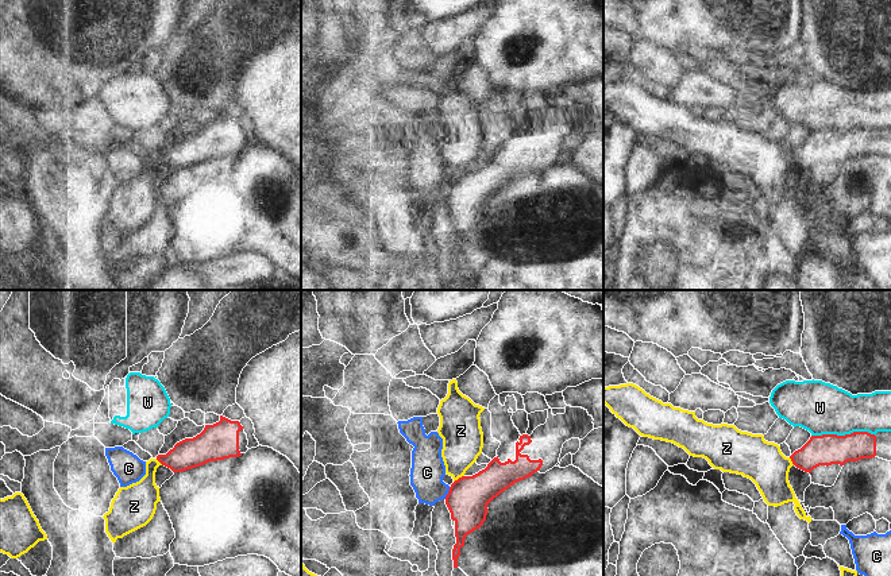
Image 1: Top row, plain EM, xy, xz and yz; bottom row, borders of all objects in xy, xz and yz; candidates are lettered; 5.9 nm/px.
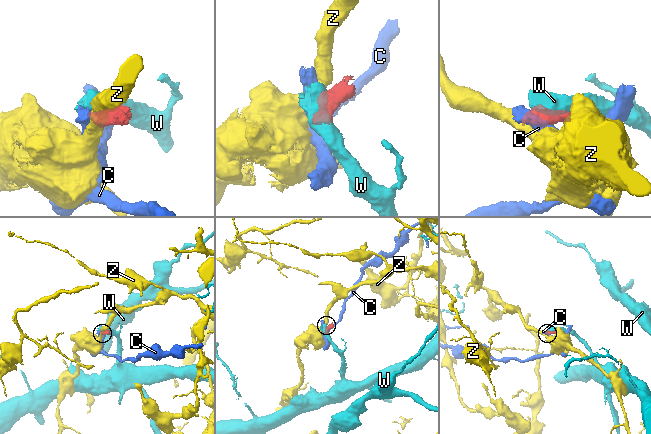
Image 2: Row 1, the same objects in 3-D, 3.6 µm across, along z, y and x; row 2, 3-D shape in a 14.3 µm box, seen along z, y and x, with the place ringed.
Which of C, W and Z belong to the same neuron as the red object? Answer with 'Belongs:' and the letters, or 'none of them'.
Belongs: none of them.

